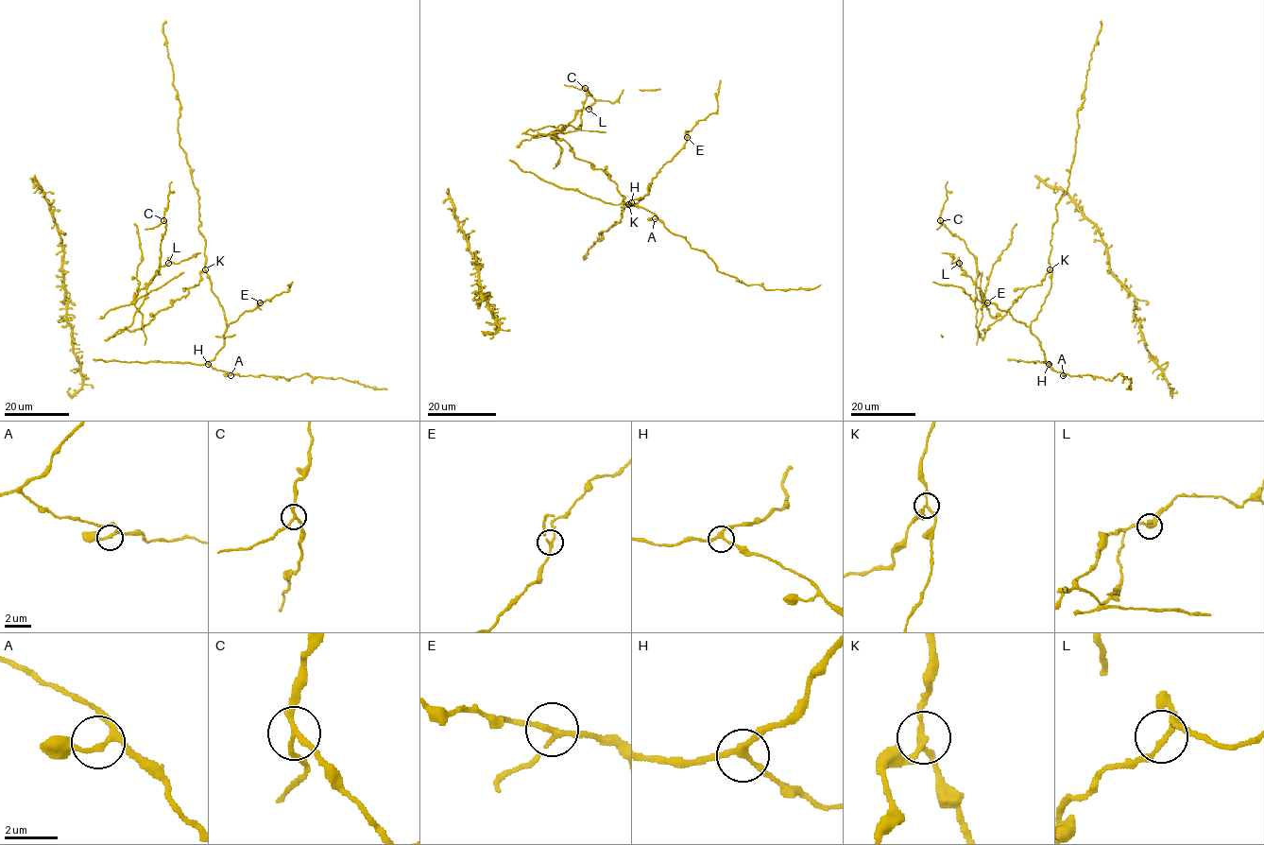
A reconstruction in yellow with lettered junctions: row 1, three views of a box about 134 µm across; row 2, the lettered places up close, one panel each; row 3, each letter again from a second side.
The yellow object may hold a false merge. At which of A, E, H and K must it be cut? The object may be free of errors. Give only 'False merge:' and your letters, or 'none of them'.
False merge: K

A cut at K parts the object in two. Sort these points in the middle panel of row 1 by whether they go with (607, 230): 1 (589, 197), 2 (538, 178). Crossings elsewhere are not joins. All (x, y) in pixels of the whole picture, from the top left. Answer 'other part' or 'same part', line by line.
1: same part
2: same part

